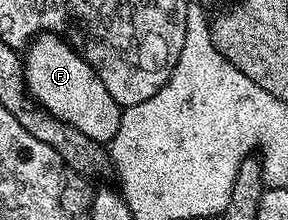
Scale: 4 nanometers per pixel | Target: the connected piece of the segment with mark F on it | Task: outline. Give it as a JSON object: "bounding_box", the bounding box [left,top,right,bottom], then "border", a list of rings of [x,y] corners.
{"bounding_box":[22,34,120,142],"border":[[[41,34],[27,45],[22,59],[24,86],[29,96],[51,116],[82,130],[86,138],[111,142],[114,134],[118,134],[120,104],[110,98],[110,90],[106,90],[102,78],[98,78],[96,71],[68,45],[67,40],[55,34]]]}

